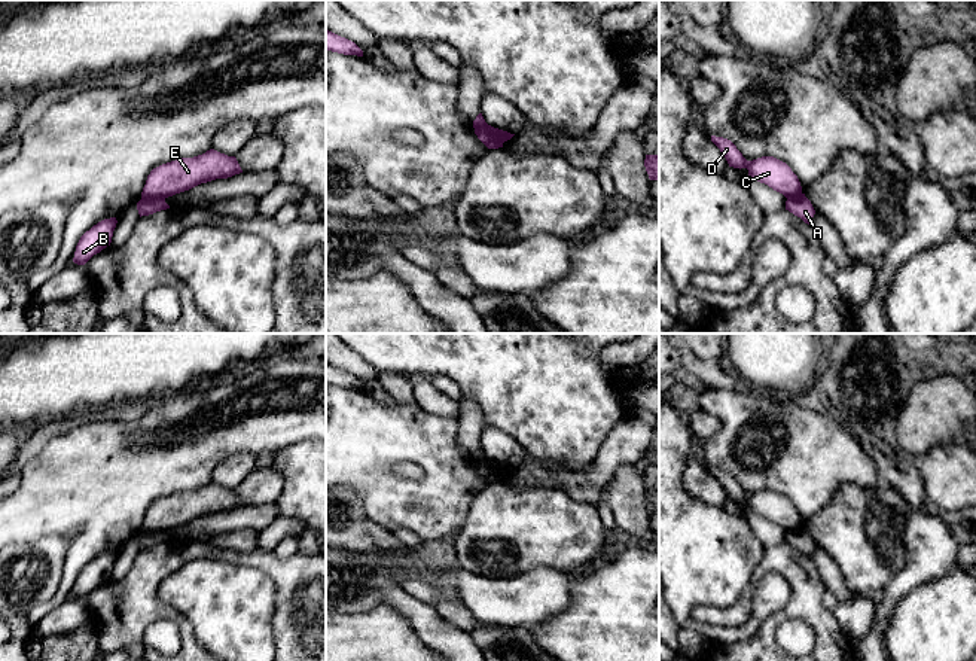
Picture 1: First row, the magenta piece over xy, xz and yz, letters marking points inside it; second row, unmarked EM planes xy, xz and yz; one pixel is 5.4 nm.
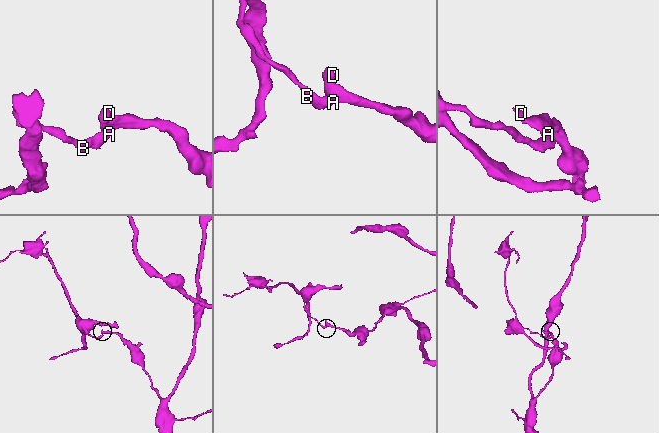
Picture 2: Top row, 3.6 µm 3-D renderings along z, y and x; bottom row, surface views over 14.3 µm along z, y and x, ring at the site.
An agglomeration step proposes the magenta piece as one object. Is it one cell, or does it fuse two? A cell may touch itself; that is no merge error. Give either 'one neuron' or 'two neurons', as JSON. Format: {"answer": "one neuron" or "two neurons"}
{"answer": "two neurons"}

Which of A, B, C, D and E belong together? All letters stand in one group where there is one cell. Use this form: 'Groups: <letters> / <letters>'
Groups: A B / C D E

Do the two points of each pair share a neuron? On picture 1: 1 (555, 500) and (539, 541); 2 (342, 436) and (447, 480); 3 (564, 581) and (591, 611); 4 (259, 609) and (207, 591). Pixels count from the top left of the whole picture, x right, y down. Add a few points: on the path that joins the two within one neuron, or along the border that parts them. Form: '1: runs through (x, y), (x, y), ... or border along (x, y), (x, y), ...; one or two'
1: runs through (552, 511), (548, 524), (542, 530); one
2: runs through (368, 436), (403, 436), (421, 454); one
3: border along (573, 572), (572, 603), (551, 618); two
4: runs through (246, 608), (238, 602), (225, 602), (220, 597); one

